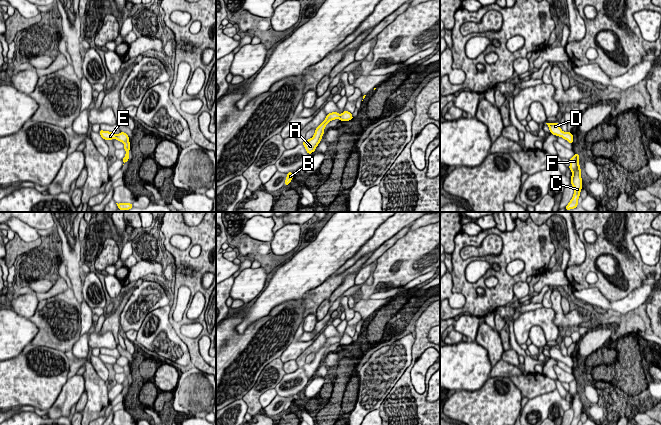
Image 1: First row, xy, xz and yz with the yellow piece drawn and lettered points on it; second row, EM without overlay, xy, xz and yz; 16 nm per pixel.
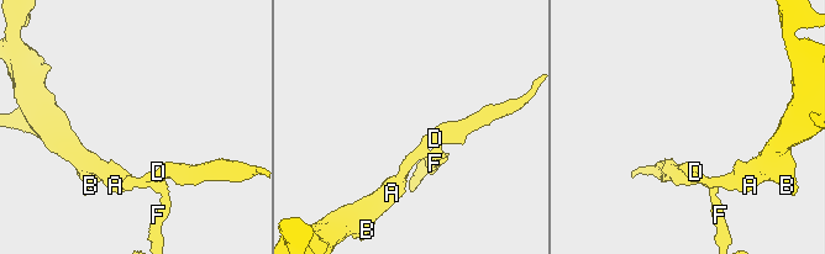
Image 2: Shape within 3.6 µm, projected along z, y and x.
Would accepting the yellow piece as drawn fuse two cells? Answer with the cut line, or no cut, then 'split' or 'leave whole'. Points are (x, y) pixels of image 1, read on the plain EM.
no cut; leave whole

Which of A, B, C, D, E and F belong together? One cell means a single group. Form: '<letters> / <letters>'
A B C D E F

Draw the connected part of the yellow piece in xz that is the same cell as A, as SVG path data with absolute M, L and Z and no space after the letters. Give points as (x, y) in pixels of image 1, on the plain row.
M344 334L341 339L337 336L327 338L325 344L316 352L313 361L308 364L304 364L302 367L309 379L315 375L316 371L322 364L326 349L335 343L339 343L340 345L349 345L353 343L353 340L352 337L348 336L347 334Z

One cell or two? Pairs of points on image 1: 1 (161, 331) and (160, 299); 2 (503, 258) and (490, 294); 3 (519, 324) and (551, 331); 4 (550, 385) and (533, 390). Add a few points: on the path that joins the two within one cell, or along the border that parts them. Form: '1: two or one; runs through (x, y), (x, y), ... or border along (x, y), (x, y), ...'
1: two; border along (168, 304), (153, 309), (142, 322)
2: one; runs through (502, 267), (502, 284), (499, 287)
3: one; runs through (527, 322), (541, 322), (543, 324)
4: one; runs through (546, 385), (537, 386)

